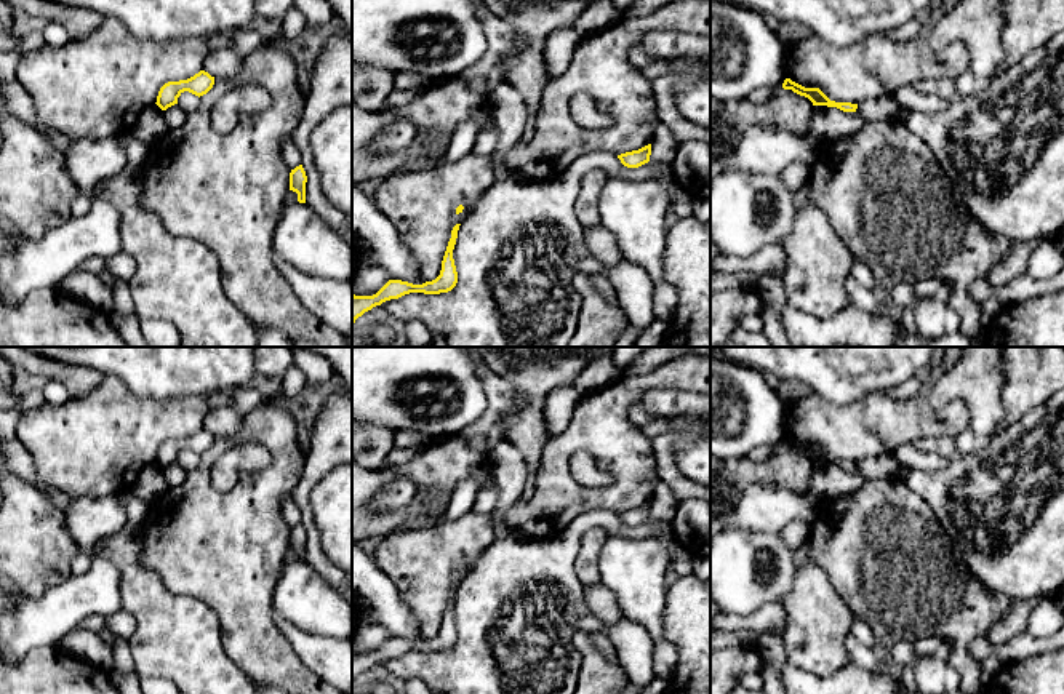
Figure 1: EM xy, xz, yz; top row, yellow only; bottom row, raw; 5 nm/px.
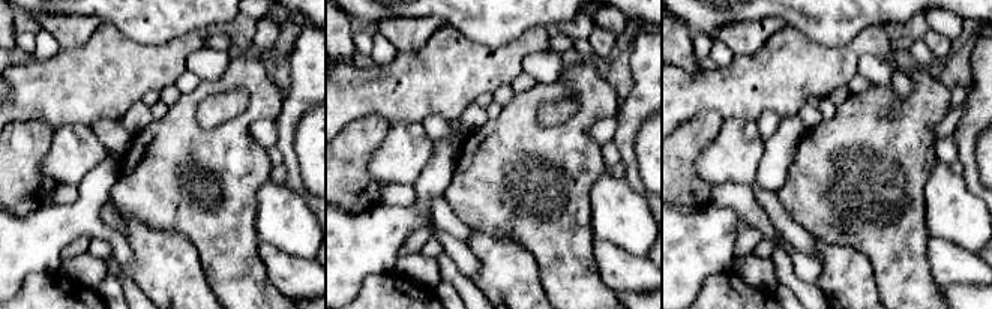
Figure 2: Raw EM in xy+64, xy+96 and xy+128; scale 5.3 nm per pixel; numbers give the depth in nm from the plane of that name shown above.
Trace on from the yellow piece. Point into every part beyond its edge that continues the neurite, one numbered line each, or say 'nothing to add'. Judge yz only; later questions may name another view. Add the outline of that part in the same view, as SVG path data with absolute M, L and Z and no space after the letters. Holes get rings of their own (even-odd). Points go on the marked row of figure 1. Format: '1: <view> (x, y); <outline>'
nothing to add

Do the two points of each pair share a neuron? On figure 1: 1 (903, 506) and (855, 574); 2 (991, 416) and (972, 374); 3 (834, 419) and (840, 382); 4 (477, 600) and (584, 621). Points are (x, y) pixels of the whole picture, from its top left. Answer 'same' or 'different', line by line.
1: same
2: same
3: different
4: different

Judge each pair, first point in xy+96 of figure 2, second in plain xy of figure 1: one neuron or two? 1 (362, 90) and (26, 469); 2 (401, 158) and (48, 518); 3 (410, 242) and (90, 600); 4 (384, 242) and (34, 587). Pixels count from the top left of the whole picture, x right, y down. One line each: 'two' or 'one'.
1: two
2: two
3: two
4: two

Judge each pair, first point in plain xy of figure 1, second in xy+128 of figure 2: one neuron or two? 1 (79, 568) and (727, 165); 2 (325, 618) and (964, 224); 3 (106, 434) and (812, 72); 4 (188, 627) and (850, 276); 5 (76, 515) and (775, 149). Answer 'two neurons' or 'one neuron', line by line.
1: two neurons
2: one neuron
3: one neuron
4: one neuron
5: two neurons

